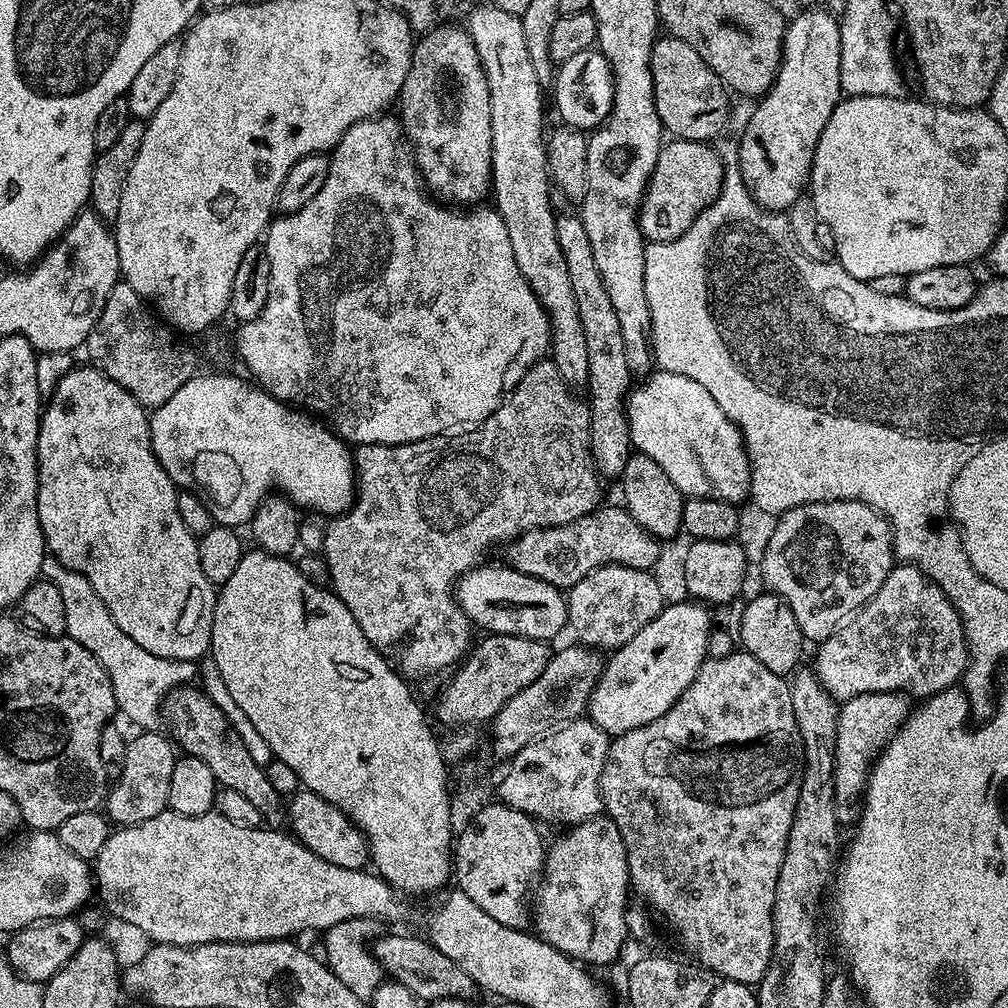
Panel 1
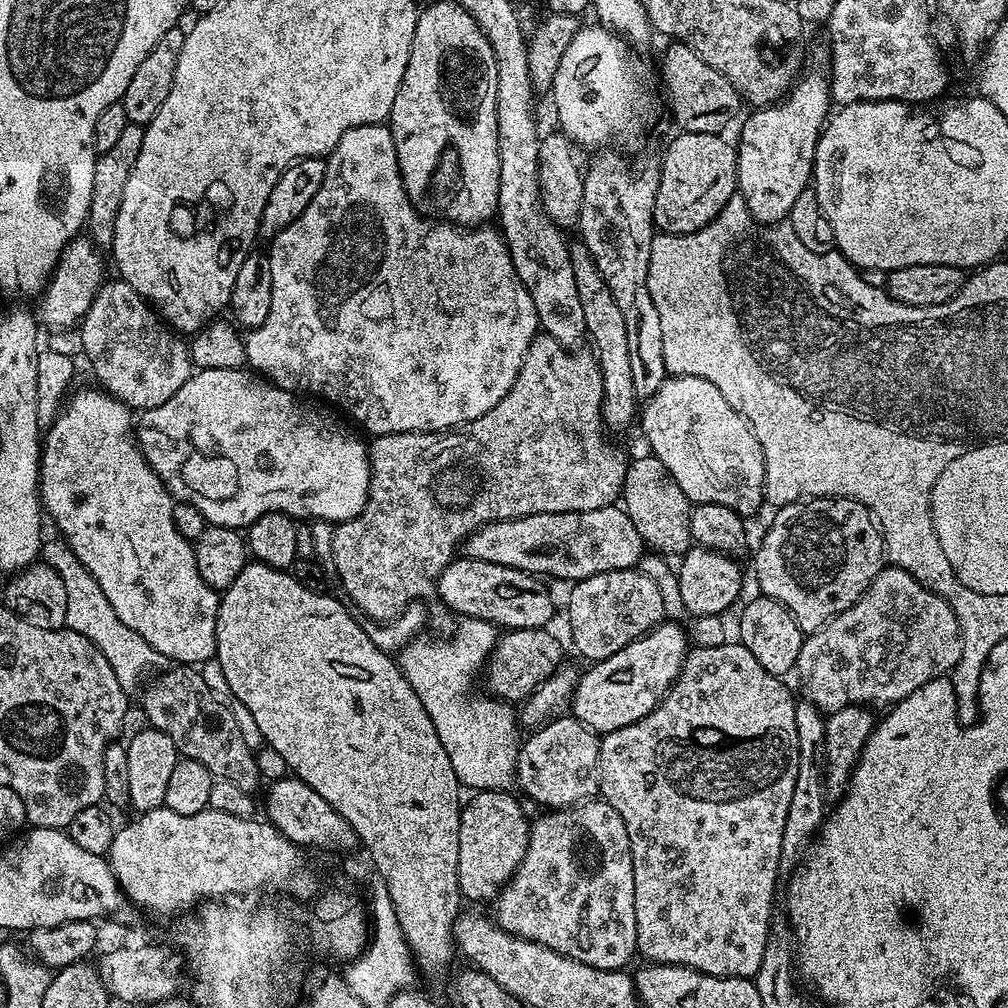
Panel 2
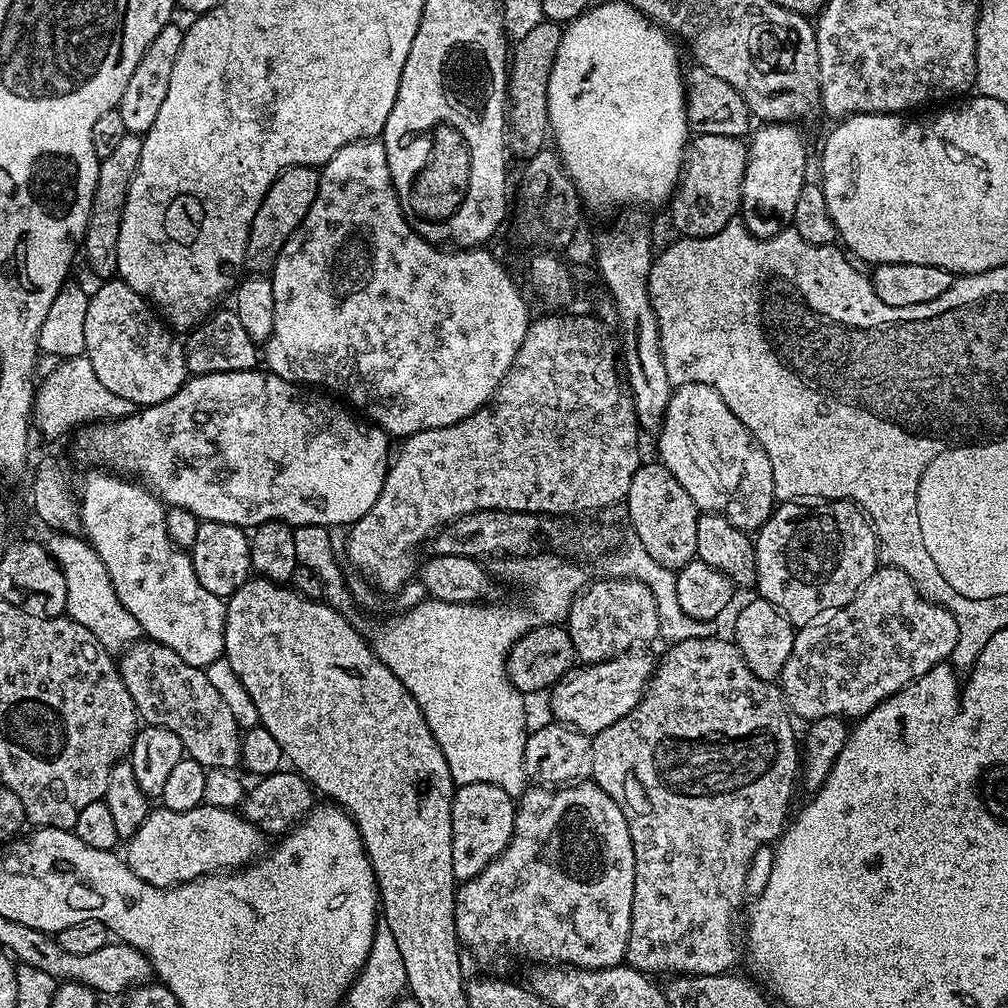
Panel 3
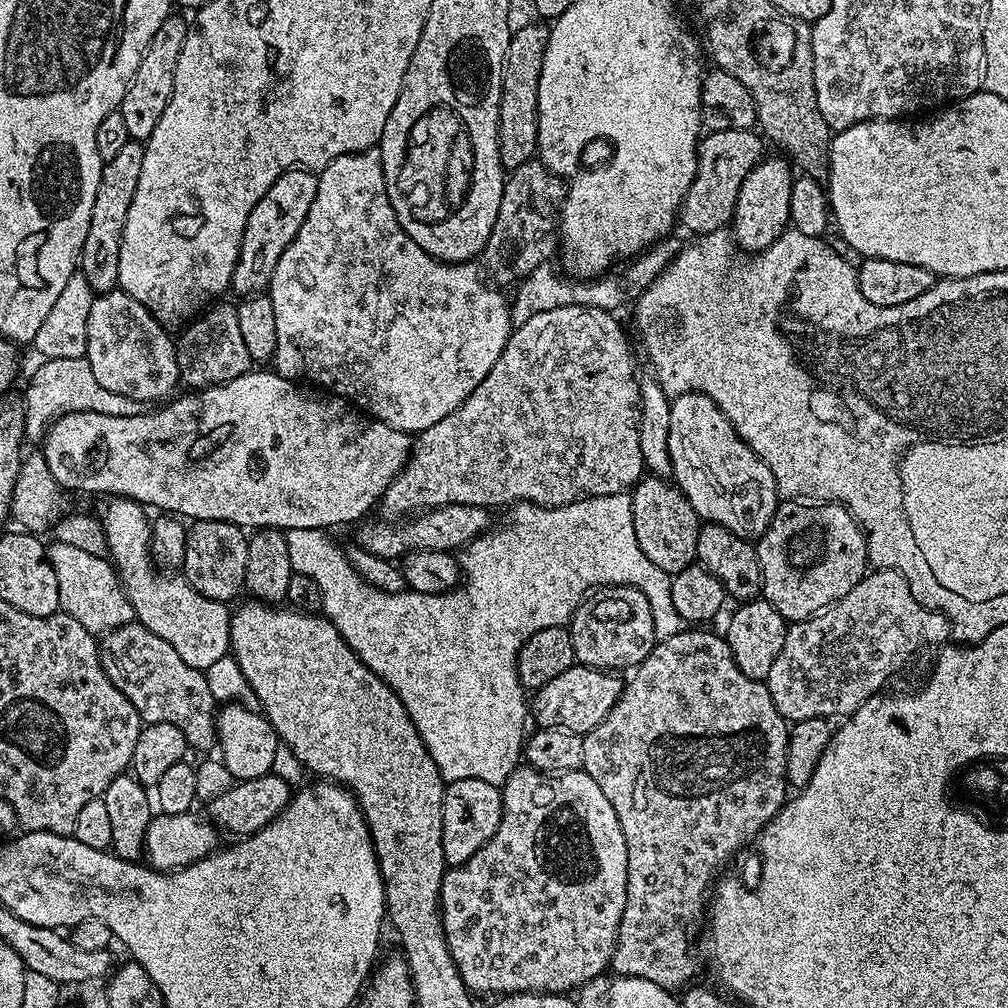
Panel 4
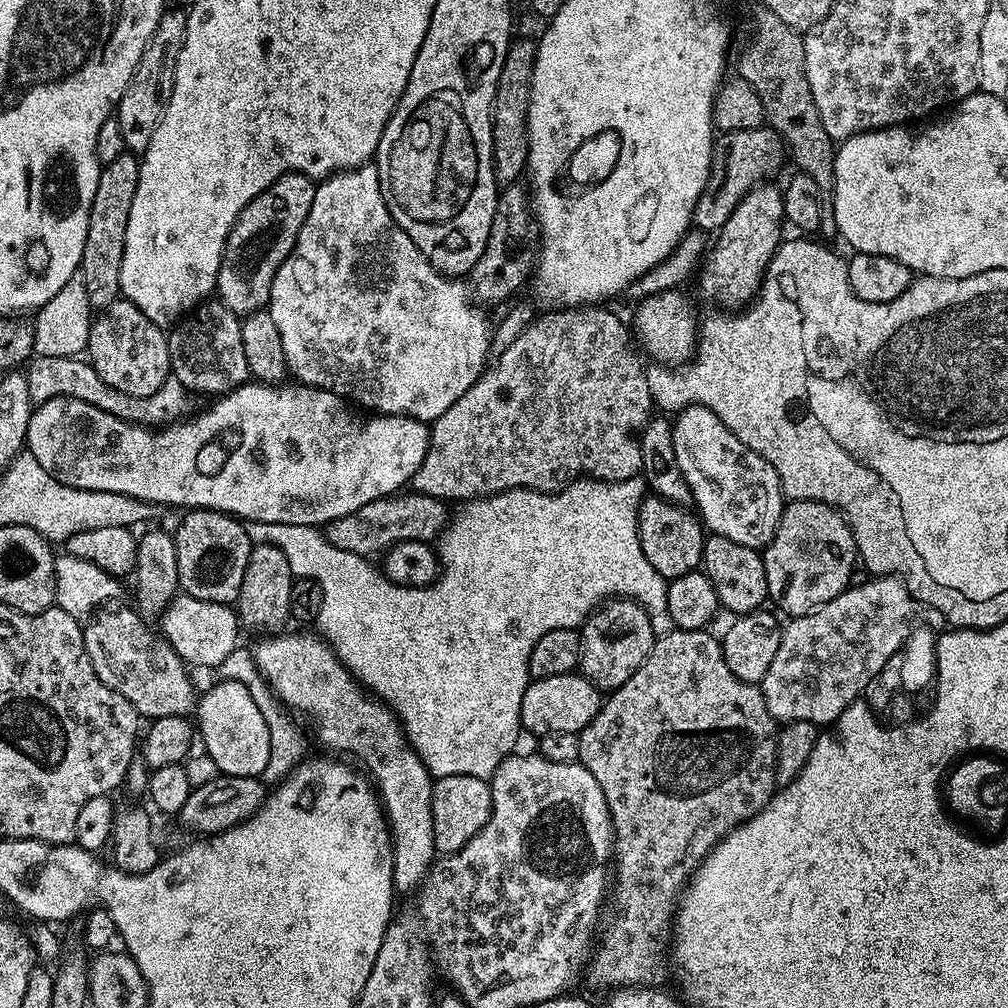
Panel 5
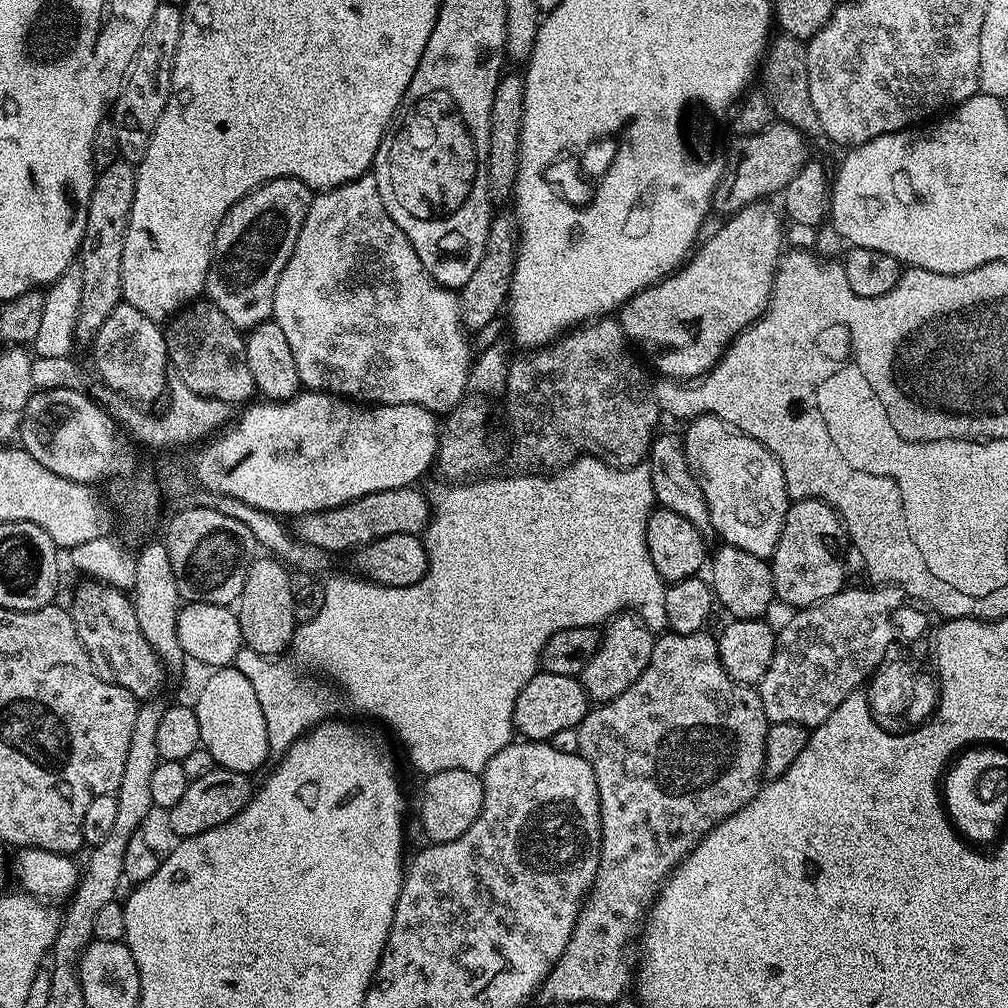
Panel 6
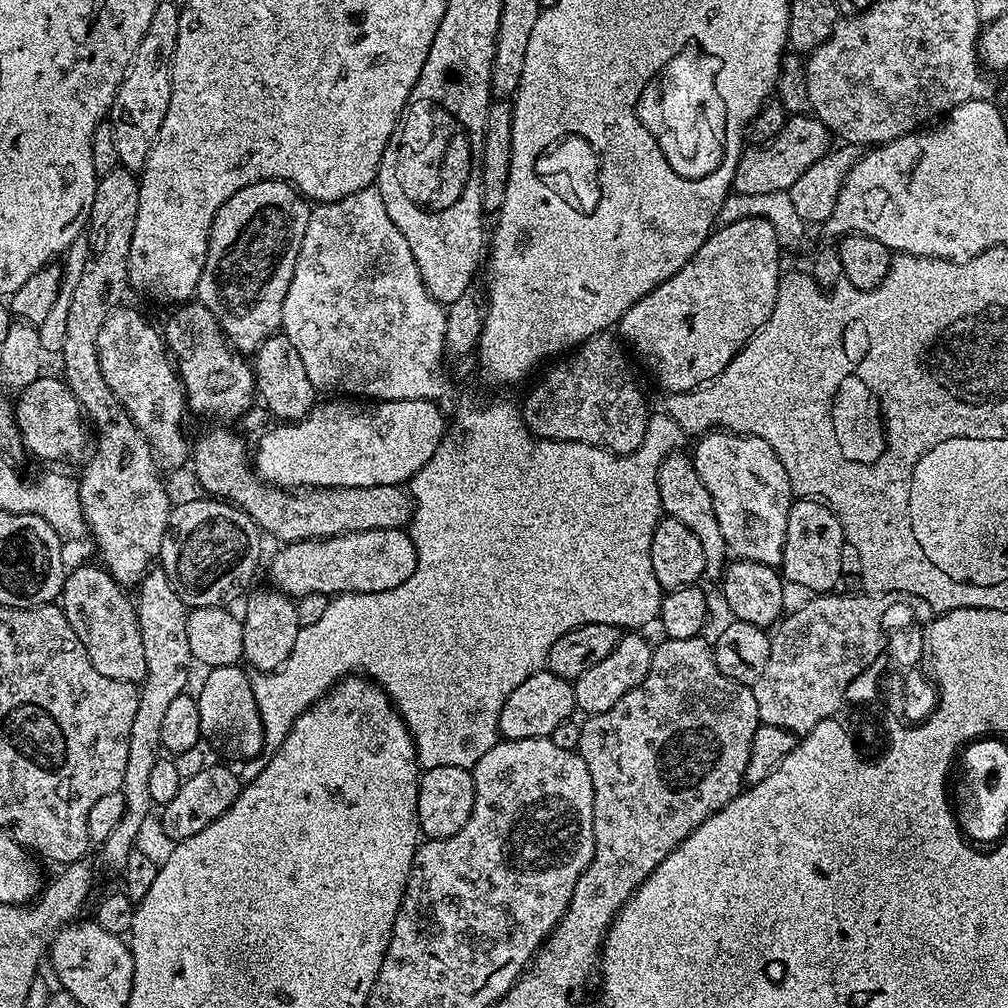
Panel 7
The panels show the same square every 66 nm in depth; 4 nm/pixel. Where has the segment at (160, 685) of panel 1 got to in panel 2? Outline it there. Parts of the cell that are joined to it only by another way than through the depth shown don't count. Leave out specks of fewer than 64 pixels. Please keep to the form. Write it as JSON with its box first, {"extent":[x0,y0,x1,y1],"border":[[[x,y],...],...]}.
{"extent":[42,539,162,693],"border":[[[55,539],[43,541],[42,560],[56,571],[58,578],[62,578],[62,586],[66,586],[64,627],[90,638],[90,642],[94,642],[94,646],[98,646],[98,650],[102,650],[106,662],[110,662],[110,666],[118,678],[118,686],[122,686],[124,692],[135,693],[135,688],[141,687],[145,677],[155,673],[161,667],[161,665],[159,666],[162,663],[160,653],[155,652],[149,646],[146,638],[142,638],[142,634],[130,630],[130,626],[126,626],[126,622],[122,622],[122,618],[118,618],[118,614],[114,614],[114,606],[110,606],[110,598],[106,598],[106,594],[102,594],[102,586],[98,586],[98,582],[92,577],[90,570],[86,566],[82,566],[82,562],[78,562],[78,558],[69,550],[63,539]]]}

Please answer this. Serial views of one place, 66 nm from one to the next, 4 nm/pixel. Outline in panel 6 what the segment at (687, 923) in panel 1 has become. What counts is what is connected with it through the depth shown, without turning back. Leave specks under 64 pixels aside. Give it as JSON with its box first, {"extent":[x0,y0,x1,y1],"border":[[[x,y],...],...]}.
{"extent":[538,630,770,1004],"border":[[[671,630],[665,631],[653,643],[650,662],[646,670],[633,682],[618,698],[597,703],[588,711],[584,720],[576,729],[578,734],[579,755],[588,763],[590,770],[594,770],[594,782],[598,786],[600,799],[600,861],[596,877],[585,899],[576,925],[572,931],[570,942],[566,950],[562,950],[560,960],[552,967],[552,973],[544,979],[538,993],[539,999],[544,999],[548,1004],[612,1004],[628,988],[628,983],[634,980],[634,964],[628,961],[628,947],[633,947],[638,933],[642,928],[642,921],[649,911],[650,905],[661,891],[665,880],[671,876],[674,869],[683,862],[689,852],[707,832],[714,830],[730,814],[734,814],[742,806],[746,806],[755,798],[762,787],[764,776],[764,751],[770,721],[766,718],[766,710],[762,710],[760,693],[755,687],[740,684],[730,674],[724,672],[724,667],[718,654],[715,635],[707,636],[707,631],[701,630],[694,634],[678,634]]]}

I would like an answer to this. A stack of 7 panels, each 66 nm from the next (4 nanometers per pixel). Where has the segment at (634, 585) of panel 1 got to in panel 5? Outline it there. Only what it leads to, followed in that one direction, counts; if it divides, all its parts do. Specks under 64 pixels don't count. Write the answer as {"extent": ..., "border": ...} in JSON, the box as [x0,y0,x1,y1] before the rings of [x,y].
{"extent":[579,598,658,690],"border":[[[612,598],[595,609],[579,629],[579,671],[601,690],[615,690],[627,682],[630,674],[646,662],[658,637],[650,626],[648,609],[627,598]]]}

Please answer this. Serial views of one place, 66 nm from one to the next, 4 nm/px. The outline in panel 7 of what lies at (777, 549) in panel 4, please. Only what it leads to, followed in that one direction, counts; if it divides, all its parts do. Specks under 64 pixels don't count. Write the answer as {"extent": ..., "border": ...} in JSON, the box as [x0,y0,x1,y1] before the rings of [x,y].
{"extent":[778,499,844,594],"border":[[[793,499],[790,514],[786,518],[784,553],[778,565],[783,579],[789,585],[797,584],[805,588],[808,594],[831,593],[844,568],[844,552],[844,531],[834,513],[816,500]]]}

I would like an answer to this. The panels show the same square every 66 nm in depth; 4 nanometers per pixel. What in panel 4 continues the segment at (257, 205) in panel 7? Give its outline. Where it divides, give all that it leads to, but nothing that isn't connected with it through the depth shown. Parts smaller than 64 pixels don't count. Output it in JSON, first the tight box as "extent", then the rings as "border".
{"extent":[230,168,318,294],"border":[[[289,168],[270,186],[270,190],[250,210],[250,218],[246,222],[246,230],[242,234],[240,253],[234,266],[234,274],[230,285],[231,291],[240,294],[260,294],[267,289],[274,266],[278,266],[278,258],[290,246],[294,234],[302,226],[306,214],[310,214],[310,202],[314,202],[314,194],[318,194],[317,173],[307,168]]]}

